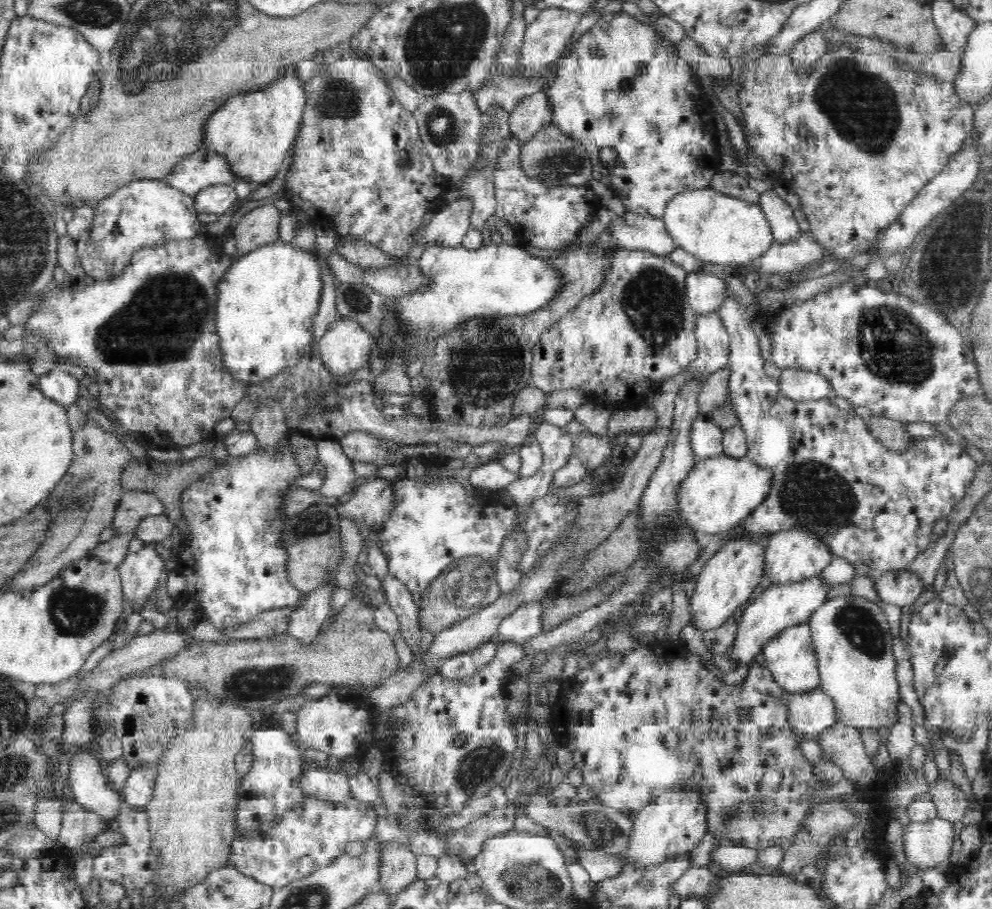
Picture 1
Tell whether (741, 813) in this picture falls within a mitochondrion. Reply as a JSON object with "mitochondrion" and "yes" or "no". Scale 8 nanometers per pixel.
{"mitochondrion":"yes"}

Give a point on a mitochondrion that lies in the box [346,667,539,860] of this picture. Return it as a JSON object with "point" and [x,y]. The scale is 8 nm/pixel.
{"point":[481,764]}

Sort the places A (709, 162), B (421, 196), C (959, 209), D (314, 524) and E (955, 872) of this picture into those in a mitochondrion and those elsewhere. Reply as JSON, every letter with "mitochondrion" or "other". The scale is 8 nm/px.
{"A":"other","B":"other","C":"mitochondrion","D":"mitochondrion","E":"other"}

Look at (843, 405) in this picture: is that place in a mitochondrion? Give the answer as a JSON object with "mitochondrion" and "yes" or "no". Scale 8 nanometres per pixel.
{"mitochondrion":"no"}

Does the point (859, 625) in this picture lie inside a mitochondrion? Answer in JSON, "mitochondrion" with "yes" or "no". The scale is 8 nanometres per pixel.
{"mitochondrion":"yes"}

